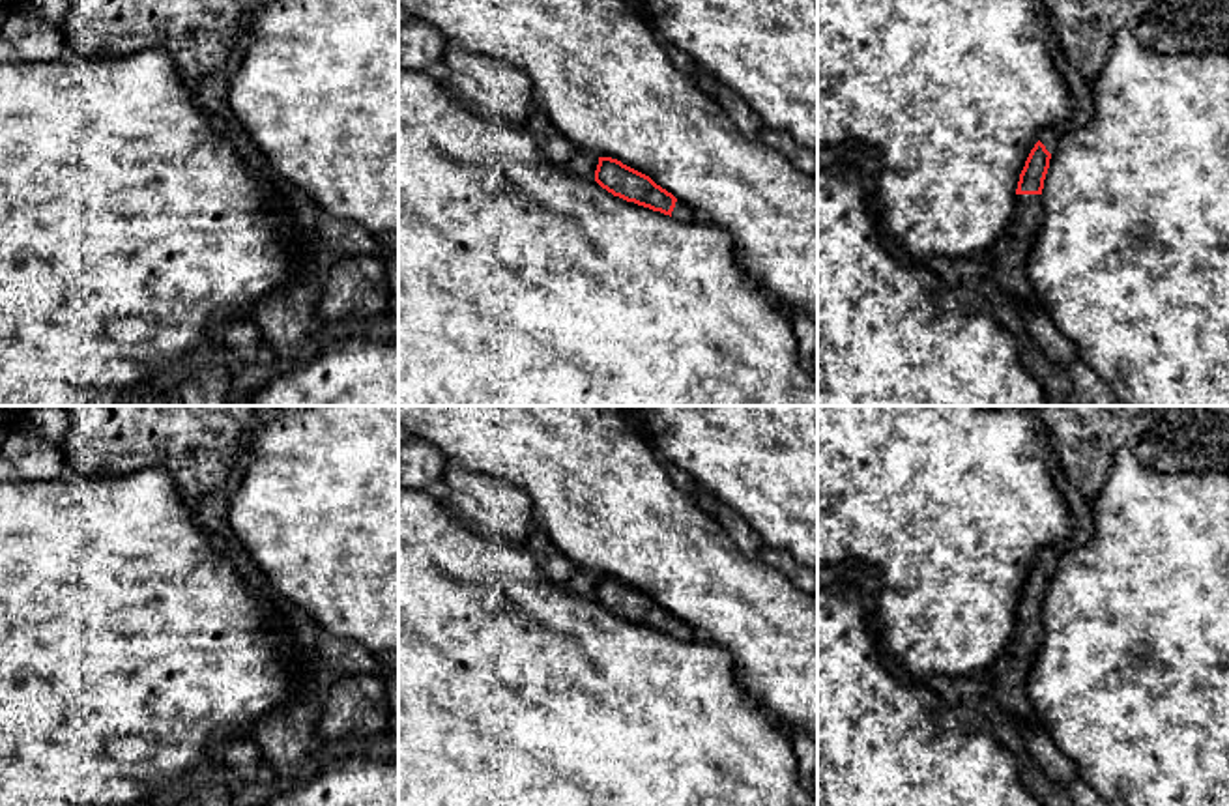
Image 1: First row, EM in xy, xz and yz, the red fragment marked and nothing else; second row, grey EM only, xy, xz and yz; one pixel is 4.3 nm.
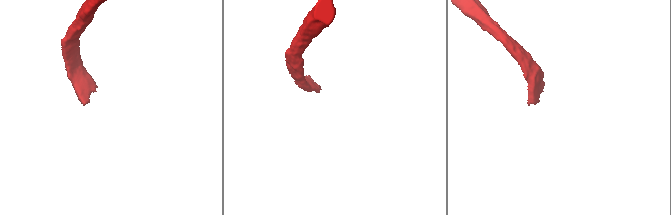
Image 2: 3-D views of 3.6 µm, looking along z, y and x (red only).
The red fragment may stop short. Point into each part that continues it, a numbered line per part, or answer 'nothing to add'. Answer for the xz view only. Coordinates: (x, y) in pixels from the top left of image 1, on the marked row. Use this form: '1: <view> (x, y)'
1: xz (681, 212)

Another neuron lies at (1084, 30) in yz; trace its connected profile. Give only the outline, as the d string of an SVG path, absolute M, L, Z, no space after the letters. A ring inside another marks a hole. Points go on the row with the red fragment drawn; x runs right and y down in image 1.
M1040 0L1055 47L1083 79L1092 80L1104 67L1119 32L1130 32L1137 43L1156 54L1229 54L1229 0Z

